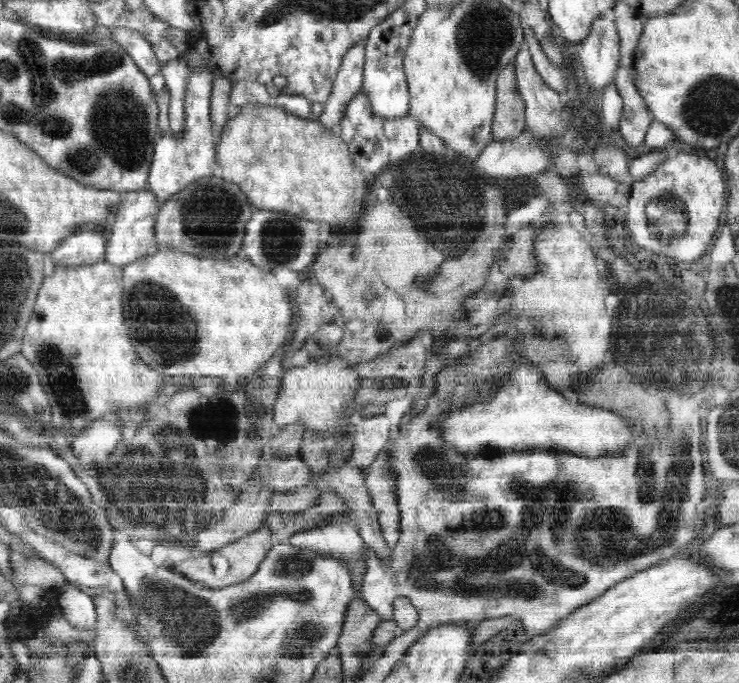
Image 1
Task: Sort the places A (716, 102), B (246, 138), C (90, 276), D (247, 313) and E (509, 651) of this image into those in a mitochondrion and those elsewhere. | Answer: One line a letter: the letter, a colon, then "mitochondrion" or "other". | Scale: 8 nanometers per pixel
A: mitochondrion
B: other
C: other
D: other
E: other

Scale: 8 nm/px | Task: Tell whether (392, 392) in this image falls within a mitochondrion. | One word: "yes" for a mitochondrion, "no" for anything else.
no

